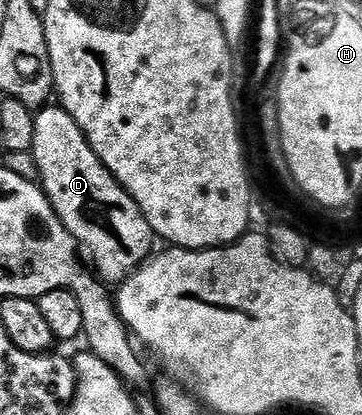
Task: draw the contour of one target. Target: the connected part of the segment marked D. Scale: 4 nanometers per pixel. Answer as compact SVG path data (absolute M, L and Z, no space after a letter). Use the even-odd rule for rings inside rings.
M48 104L36 113L35 135L33 136L32 156L35 158L35 172L38 185L43 188L43 195L49 200L53 212L69 228L69 232L74 236L76 243L81 247L82 253L91 257L91 262L95 265L94 273L98 275L104 283L118 284L138 270L148 258L152 257L157 239L149 220L141 212L141 208L121 188L121 184L101 164L97 152L85 140L85 132L77 128L77 120L65 112L65 108L58 104Z

